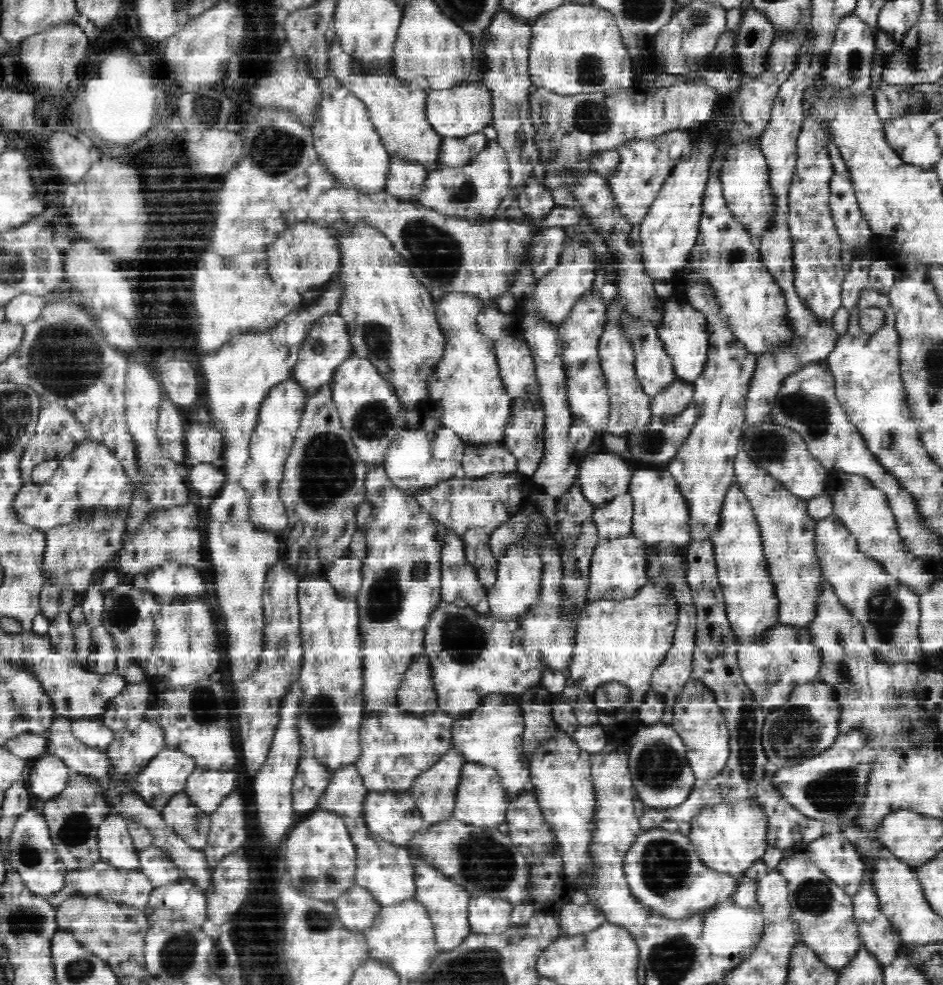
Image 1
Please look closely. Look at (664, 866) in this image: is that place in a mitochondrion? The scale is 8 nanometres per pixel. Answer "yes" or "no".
yes

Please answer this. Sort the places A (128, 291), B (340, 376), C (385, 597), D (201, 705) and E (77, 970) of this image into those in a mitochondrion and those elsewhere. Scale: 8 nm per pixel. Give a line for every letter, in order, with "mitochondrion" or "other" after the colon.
A: other
B: other
C: mitochondrion
D: mitochondrion
E: mitochondrion

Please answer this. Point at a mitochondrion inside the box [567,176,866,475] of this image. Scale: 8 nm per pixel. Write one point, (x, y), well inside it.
(812, 408)

